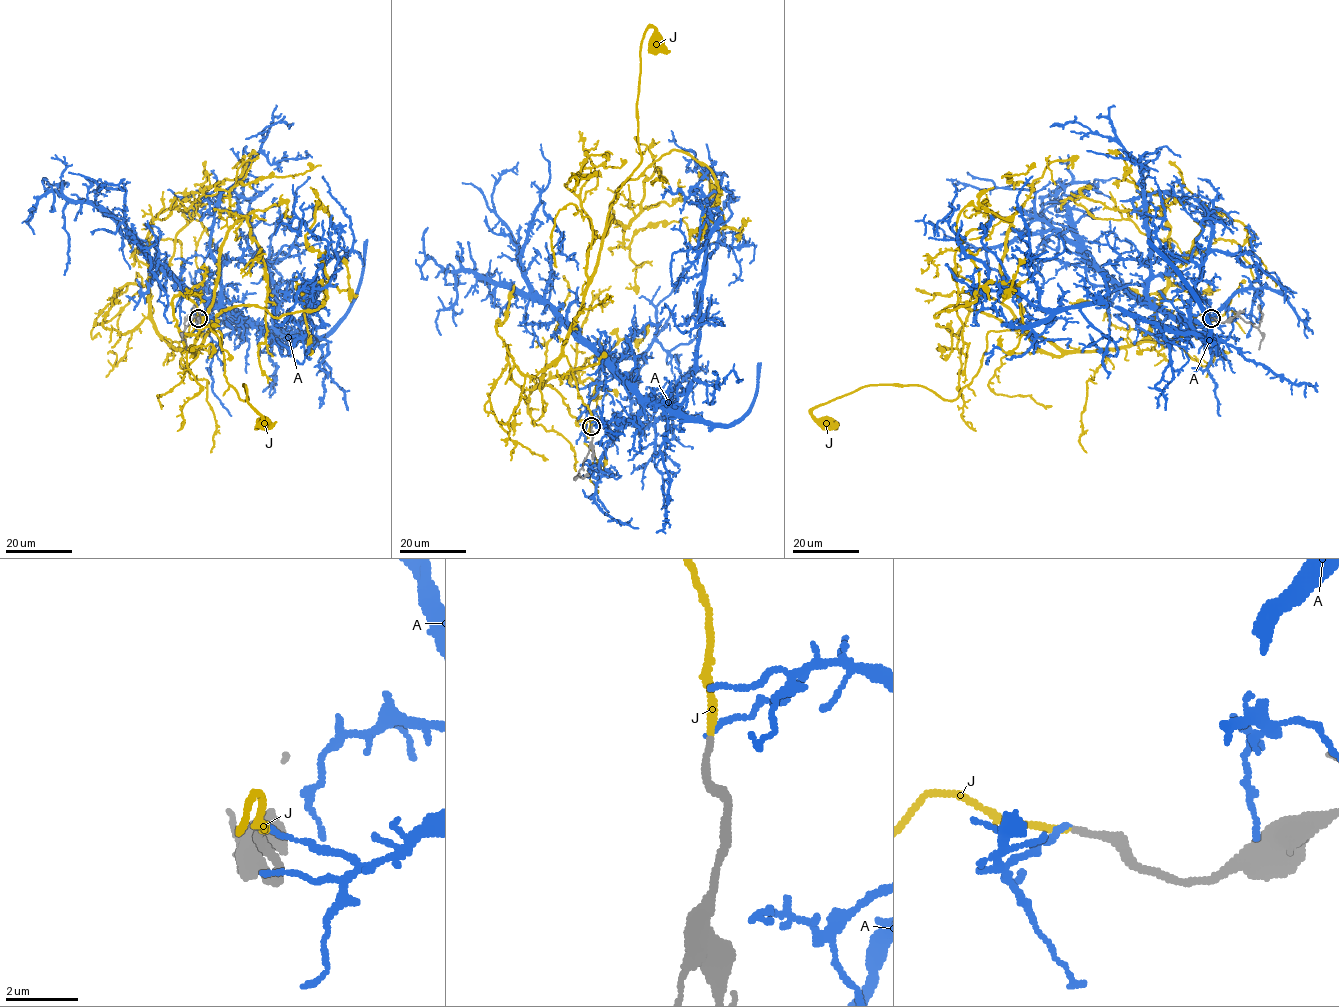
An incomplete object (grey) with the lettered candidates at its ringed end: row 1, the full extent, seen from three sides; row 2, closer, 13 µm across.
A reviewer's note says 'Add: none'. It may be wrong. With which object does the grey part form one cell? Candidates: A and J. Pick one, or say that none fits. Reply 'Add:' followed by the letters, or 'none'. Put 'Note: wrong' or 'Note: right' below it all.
Add: J
Note: wrong

